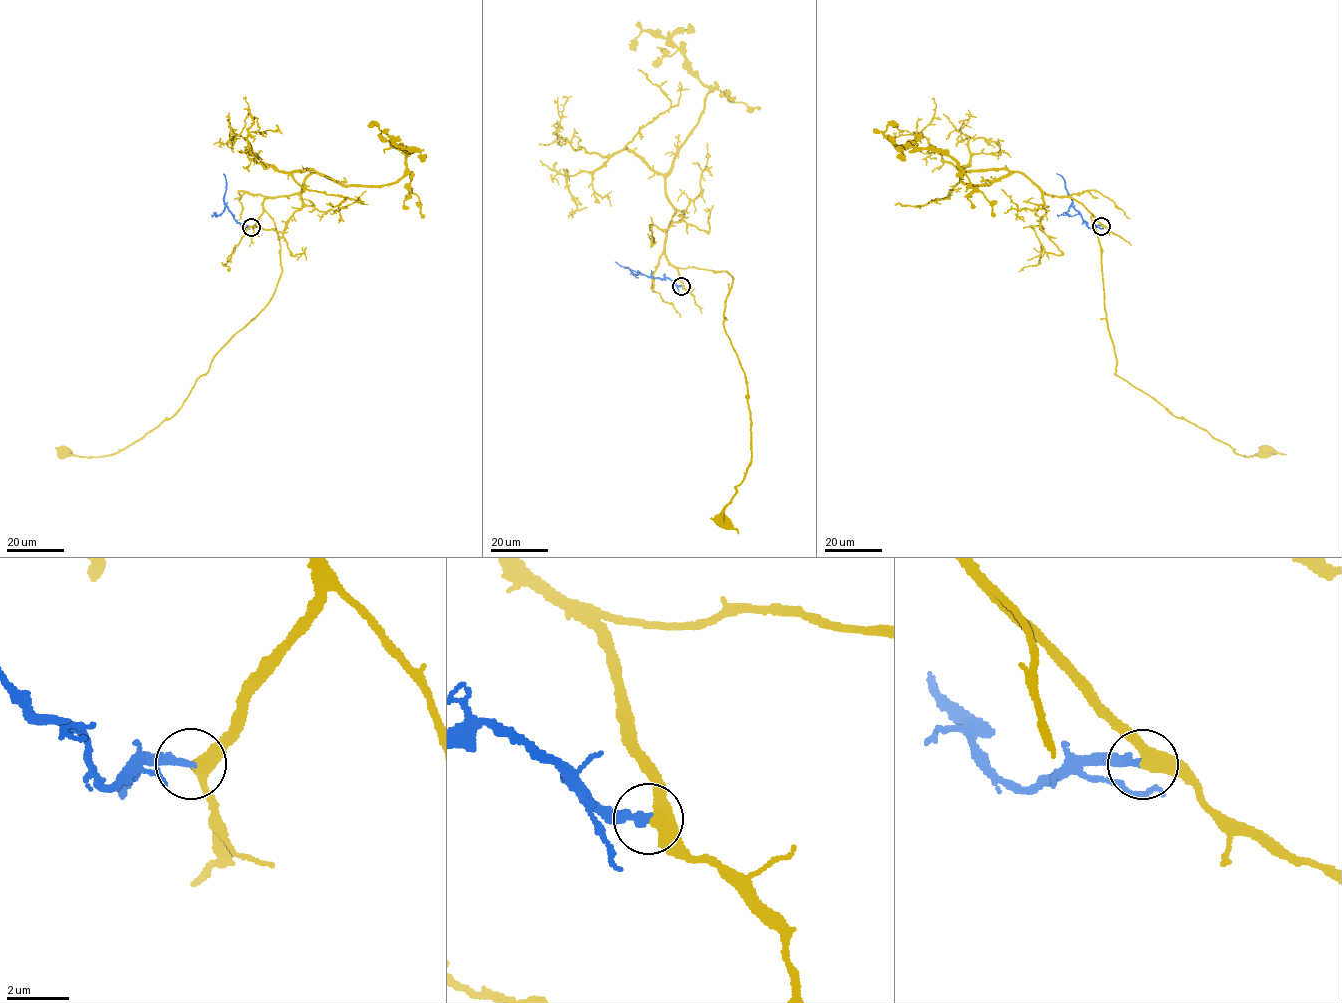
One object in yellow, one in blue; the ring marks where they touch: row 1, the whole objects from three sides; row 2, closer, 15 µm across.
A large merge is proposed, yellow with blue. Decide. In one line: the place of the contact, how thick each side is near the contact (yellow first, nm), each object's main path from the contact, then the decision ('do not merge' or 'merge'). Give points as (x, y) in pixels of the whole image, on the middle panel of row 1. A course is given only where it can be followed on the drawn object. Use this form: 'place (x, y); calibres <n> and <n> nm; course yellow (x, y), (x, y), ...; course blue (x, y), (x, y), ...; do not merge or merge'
place (681, 286); calibres 360 and 280 nm; course yellow (681, 286), (678, 268), (728, 271), (733, 277), (724, 321), (746, 379), (751, 453), (745, 477), (720, 520); course blue (681, 286), (666, 278), (633, 274), (614, 262); merge

